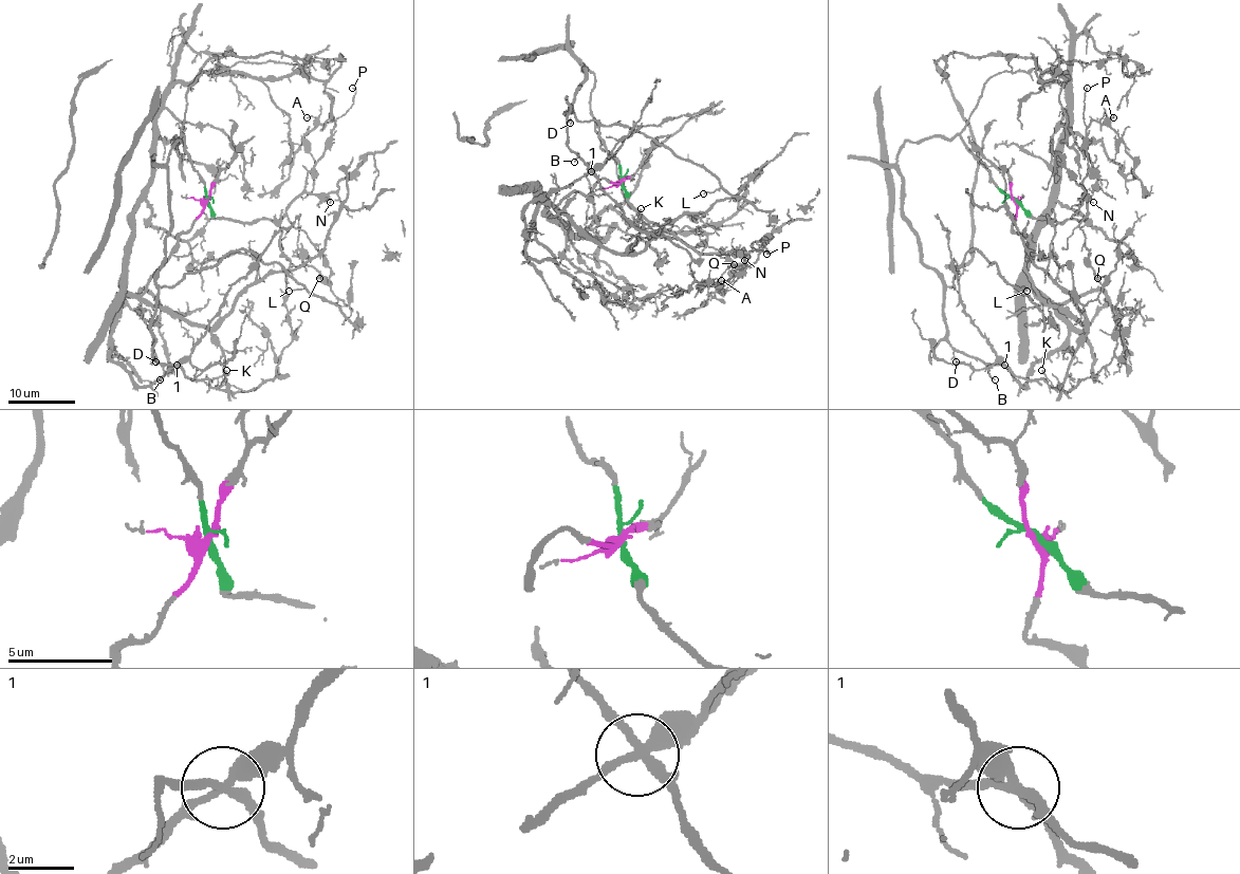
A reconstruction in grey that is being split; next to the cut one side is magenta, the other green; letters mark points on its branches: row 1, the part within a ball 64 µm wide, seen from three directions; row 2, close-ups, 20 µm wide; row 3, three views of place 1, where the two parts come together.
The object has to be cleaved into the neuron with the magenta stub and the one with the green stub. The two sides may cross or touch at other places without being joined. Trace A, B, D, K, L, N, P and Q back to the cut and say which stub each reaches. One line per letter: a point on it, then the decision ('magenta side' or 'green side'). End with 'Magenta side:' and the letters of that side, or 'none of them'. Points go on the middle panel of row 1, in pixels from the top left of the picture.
A: at (721, 280); green side
B: at (574, 162); green side
D: at (570, 123); green side
K: at (641, 208); green side
L: at (703, 193); green side
N: at (744, 260); green side
P: at (766, 254); green side
Q: at (734, 264); green side
Magenta side: none of them

